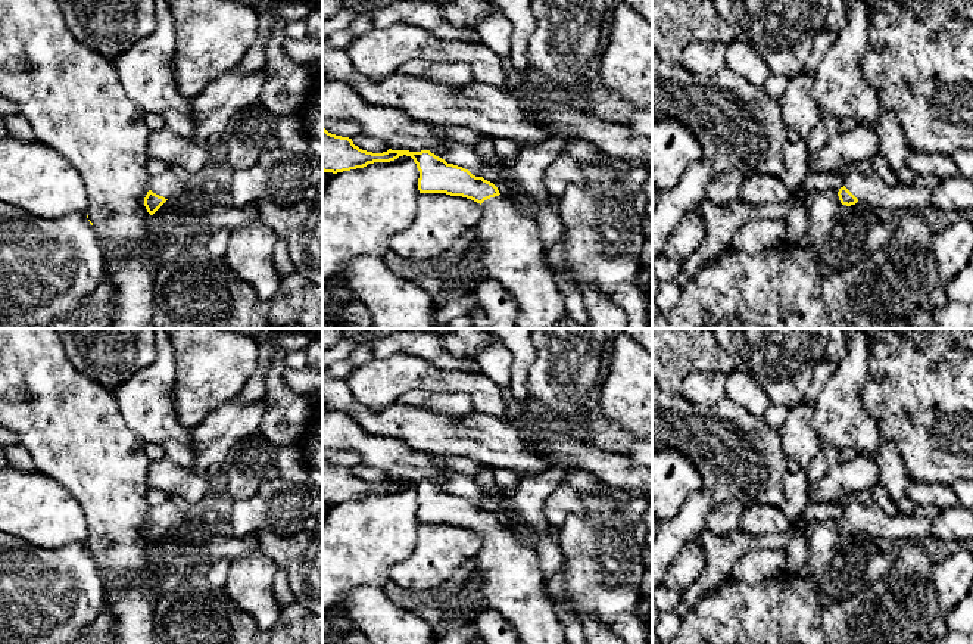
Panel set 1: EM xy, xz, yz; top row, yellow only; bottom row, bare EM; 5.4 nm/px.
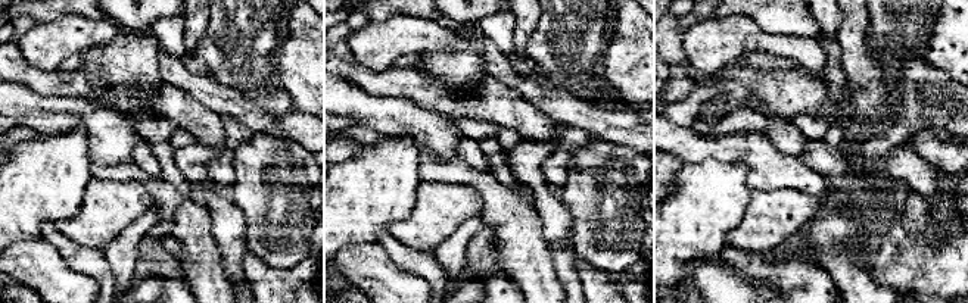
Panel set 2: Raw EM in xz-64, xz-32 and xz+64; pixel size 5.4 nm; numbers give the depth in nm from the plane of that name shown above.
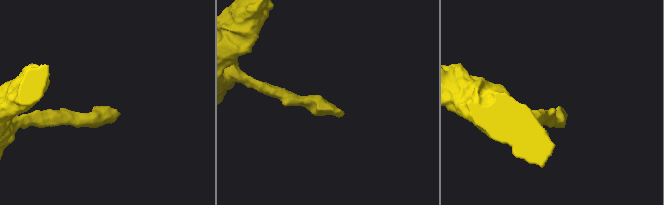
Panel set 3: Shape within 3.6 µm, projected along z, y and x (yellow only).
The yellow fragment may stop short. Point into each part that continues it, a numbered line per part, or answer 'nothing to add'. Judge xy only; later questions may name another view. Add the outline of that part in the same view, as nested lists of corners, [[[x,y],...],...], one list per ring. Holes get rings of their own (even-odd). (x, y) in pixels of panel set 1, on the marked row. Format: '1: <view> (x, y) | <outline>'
1: xy (167, 184) | [[[168,169],[160,175],[155,175],[149,178],[149,189],[159,195],[163,196],[165,199],[175,199],[180,197],[187,192],[187,184],[183,184],[175,174]]]

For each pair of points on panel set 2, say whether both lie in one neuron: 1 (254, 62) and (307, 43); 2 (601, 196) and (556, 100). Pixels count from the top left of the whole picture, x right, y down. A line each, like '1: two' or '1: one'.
1: two
2: two

